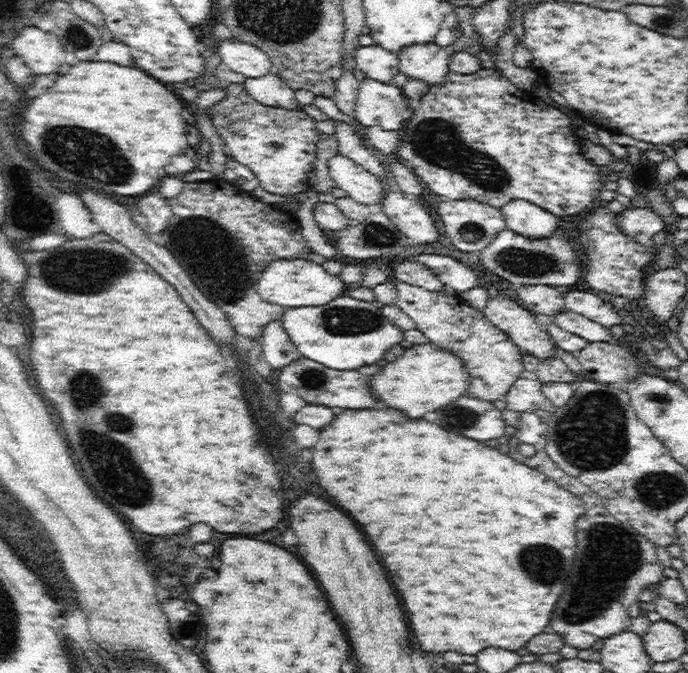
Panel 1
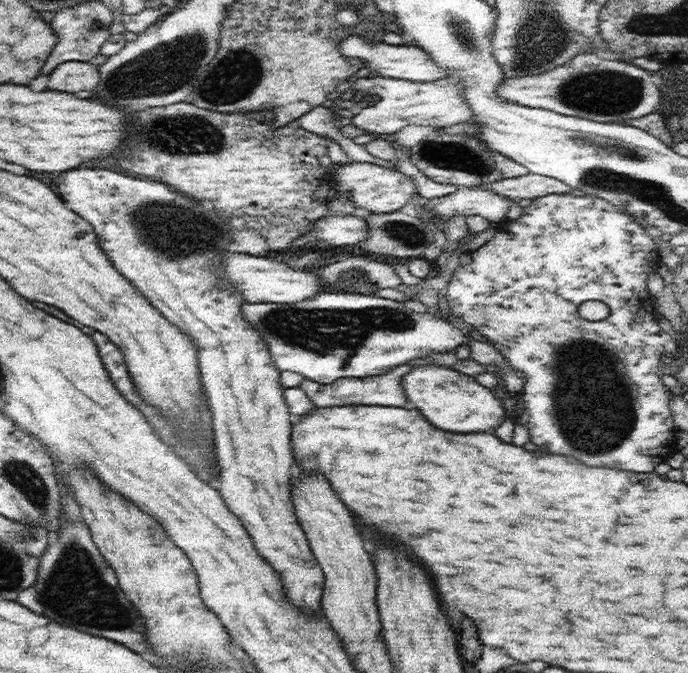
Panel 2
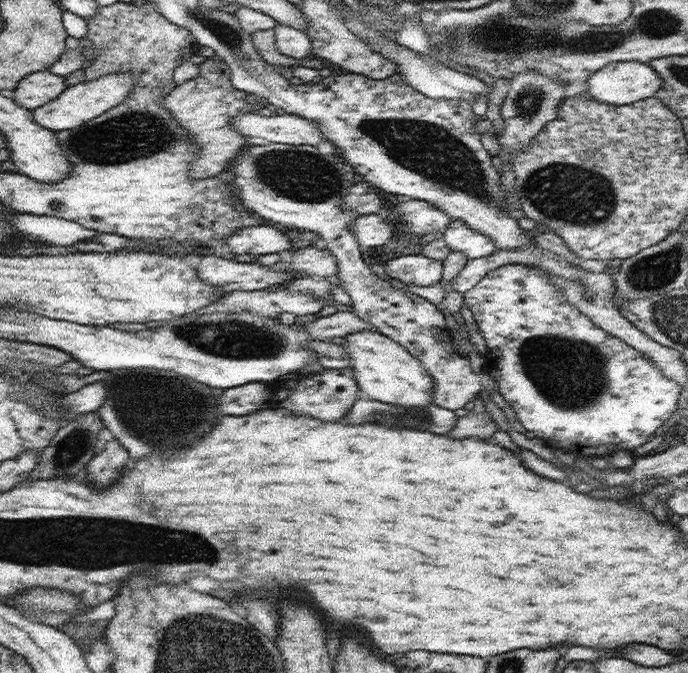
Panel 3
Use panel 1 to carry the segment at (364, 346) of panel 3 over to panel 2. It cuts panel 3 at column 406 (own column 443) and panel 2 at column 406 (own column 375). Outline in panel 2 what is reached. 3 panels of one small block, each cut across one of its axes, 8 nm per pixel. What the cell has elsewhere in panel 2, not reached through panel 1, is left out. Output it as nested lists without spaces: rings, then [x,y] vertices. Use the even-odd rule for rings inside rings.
[[[430,365],[414,368],[408,376],[404,376],[404,390],[408,400],[414,402],[418,410],[440,430],[464,434],[486,432],[506,420],[506,410],[500,399],[494,396],[494,392],[484,388],[472,376],[456,370]]]

